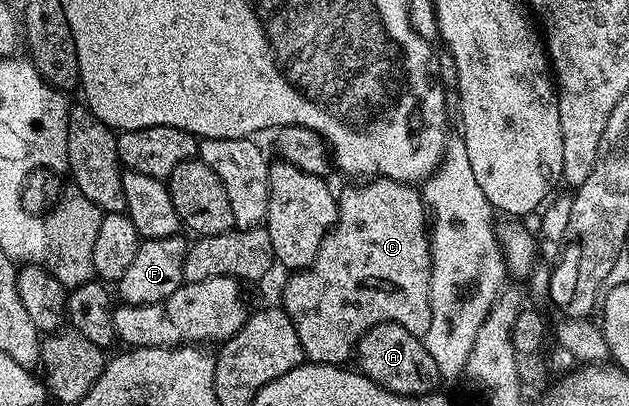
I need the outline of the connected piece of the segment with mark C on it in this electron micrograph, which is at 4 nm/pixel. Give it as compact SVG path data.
M381 177L362 181L359 187L350 187L343 195L337 196L338 220L333 229L327 233L316 257L308 267L293 272L294 275L286 283L282 291L280 306L288 313L292 325L296 325L296 337L300 337L302 354L312 363L333 363L335 365L345 364L346 358L355 354L358 342L370 329L381 323L399 323L408 329L408 333L424 337L428 333L428 325L432 325L432 305L430 304L430 231L428 230L428 203L423 199L419 188L409 183L398 183L395 179L384 179Z

